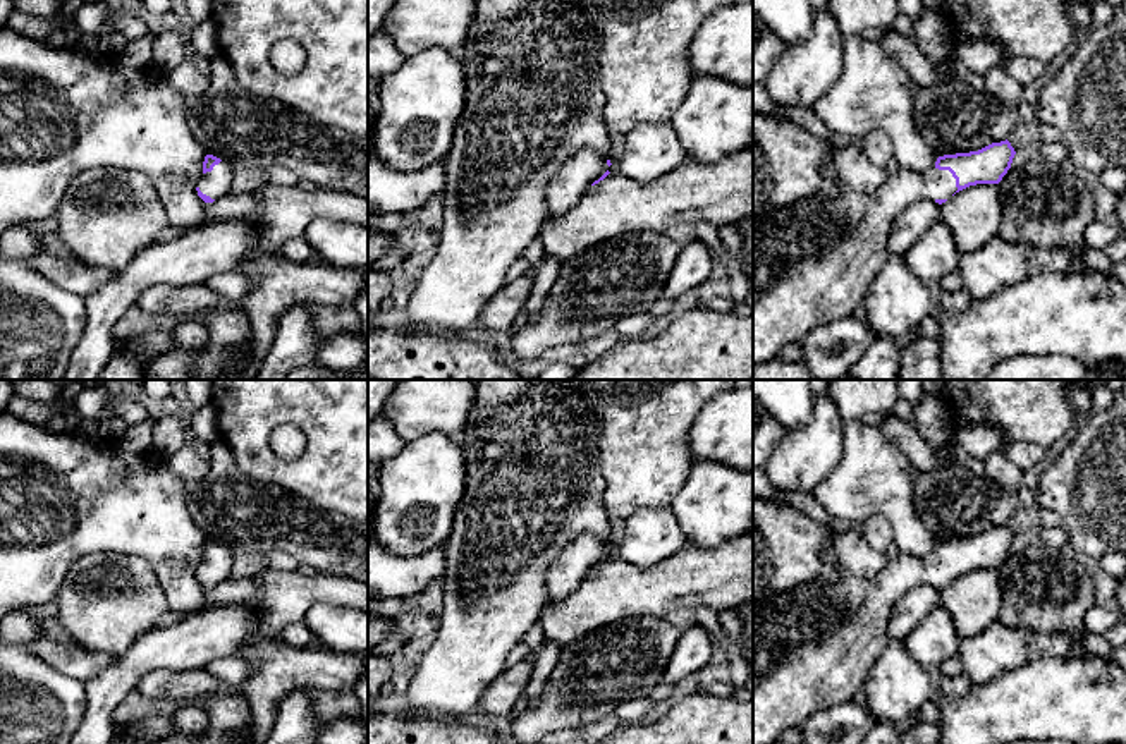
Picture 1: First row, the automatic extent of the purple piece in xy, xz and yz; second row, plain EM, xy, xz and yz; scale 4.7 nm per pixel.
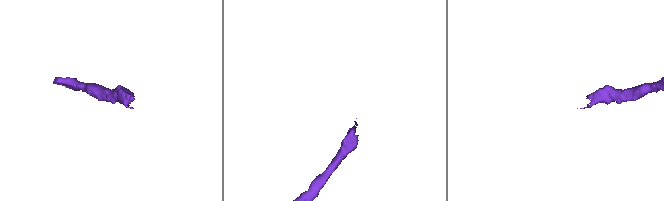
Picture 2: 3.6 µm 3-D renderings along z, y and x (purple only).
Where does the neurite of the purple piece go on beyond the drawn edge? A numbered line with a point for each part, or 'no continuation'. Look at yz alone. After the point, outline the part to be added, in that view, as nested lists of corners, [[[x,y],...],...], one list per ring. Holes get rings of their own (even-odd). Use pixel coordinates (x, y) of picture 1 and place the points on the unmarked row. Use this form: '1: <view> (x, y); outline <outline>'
1: yz (813, 646); outline [[[897,553],[875,581],[842,574],[829,584],[801,584],[753,605],[753,744],[779,744],[784,730],[803,727],[825,708],[858,699],[873,663],[890,641],[889,620],[897,600],[911,588],[949,584],[956,576],[956,564],[949,555]]]

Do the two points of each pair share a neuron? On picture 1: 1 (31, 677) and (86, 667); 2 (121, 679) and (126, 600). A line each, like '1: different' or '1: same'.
1: different
2: different

